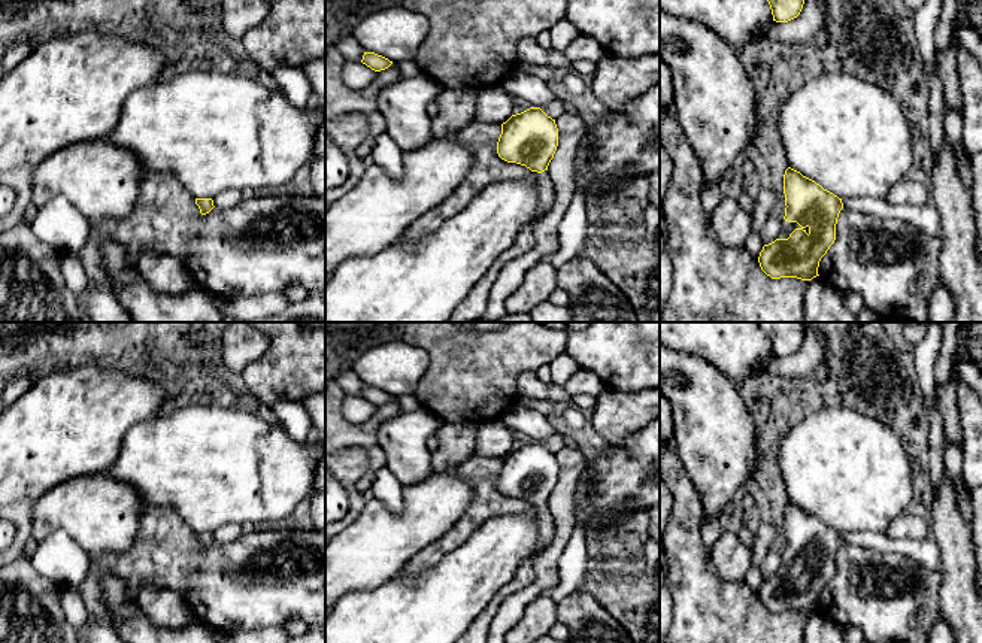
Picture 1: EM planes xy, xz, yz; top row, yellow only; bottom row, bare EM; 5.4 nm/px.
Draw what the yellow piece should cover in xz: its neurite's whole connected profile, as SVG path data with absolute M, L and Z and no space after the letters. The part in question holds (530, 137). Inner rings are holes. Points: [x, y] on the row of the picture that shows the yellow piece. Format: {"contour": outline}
{"contour": "M530 107L512 115L501 124L497 142L497 154L507 163L525 166L540 175L540 203L537 219L546 216L554 207L555 185L548 175L548 166L558 146L558 128L555 119L540 107Z"}

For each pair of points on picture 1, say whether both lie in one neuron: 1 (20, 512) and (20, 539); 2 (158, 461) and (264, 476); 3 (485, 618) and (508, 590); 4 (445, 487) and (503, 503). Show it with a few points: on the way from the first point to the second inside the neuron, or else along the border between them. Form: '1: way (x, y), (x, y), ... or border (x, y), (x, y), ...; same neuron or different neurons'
1: way (21, 518), (21, 533); same neuron
2: way (185, 461), (206, 461), (215, 466), (238, 469); same neuron
3: way (490, 610), (500, 597); same neuron
4: border (454, 470), (472, 490), (472, 500), (452, 524); different neurons

